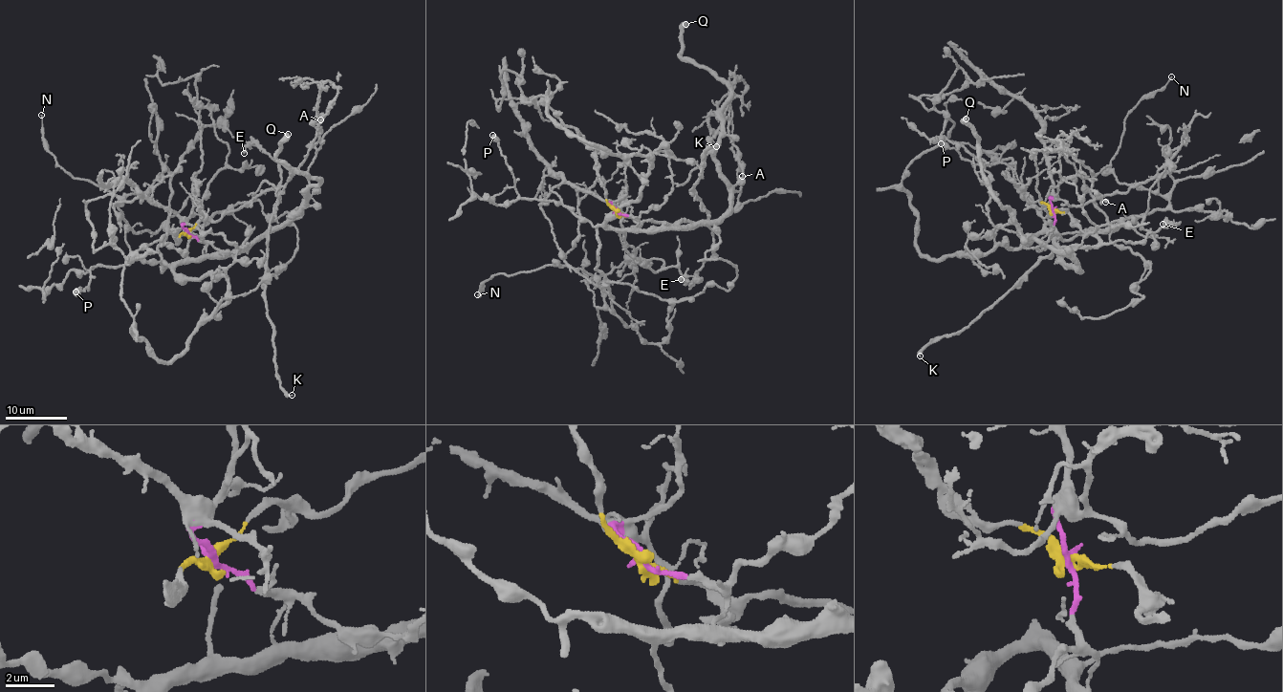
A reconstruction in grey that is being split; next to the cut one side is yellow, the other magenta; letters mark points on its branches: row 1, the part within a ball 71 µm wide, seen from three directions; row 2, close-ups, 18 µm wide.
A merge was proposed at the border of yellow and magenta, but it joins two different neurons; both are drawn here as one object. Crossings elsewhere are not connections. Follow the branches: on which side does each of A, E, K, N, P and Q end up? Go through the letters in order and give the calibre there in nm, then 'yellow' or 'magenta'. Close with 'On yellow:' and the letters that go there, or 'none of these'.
A: 110 nm | magenta
E: 320 nm | yellow
K: 240 nm | yellow
N: 80 nm | magenta
P: 600 nm | magenta
Q: 550 nm | magenta
On yellow: E, K

